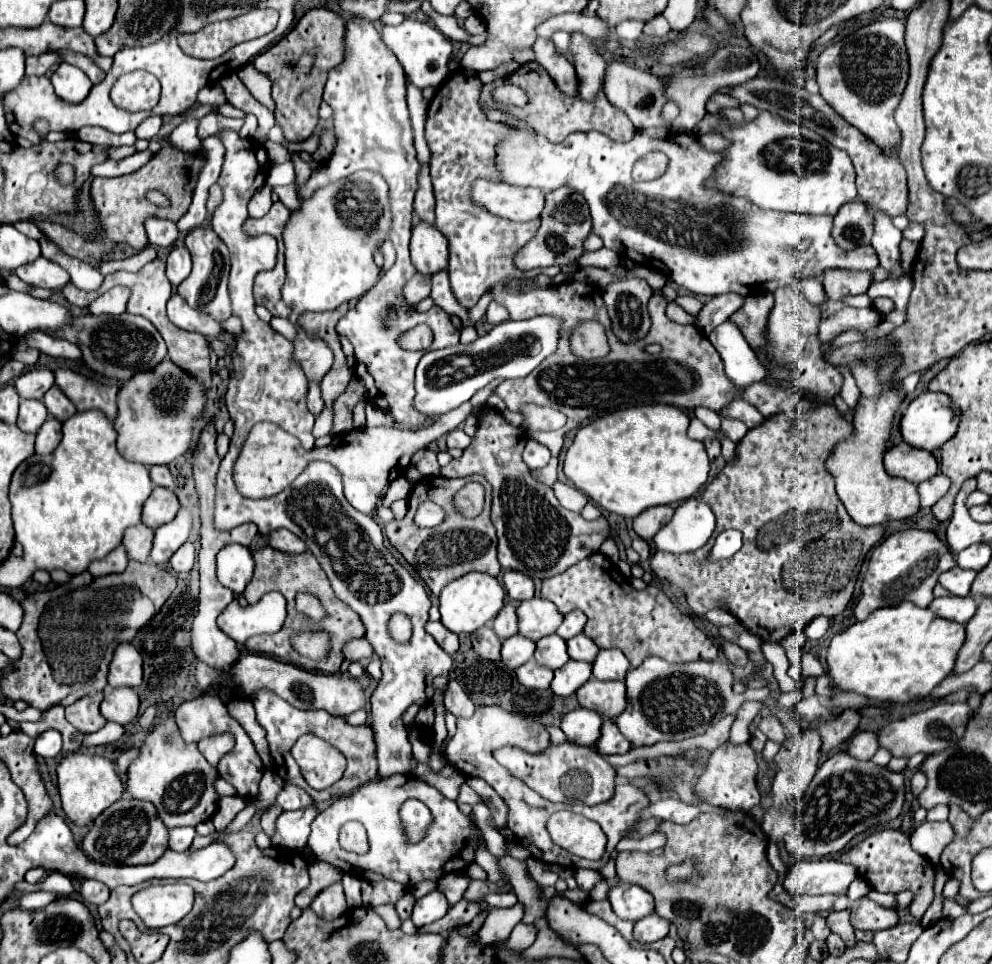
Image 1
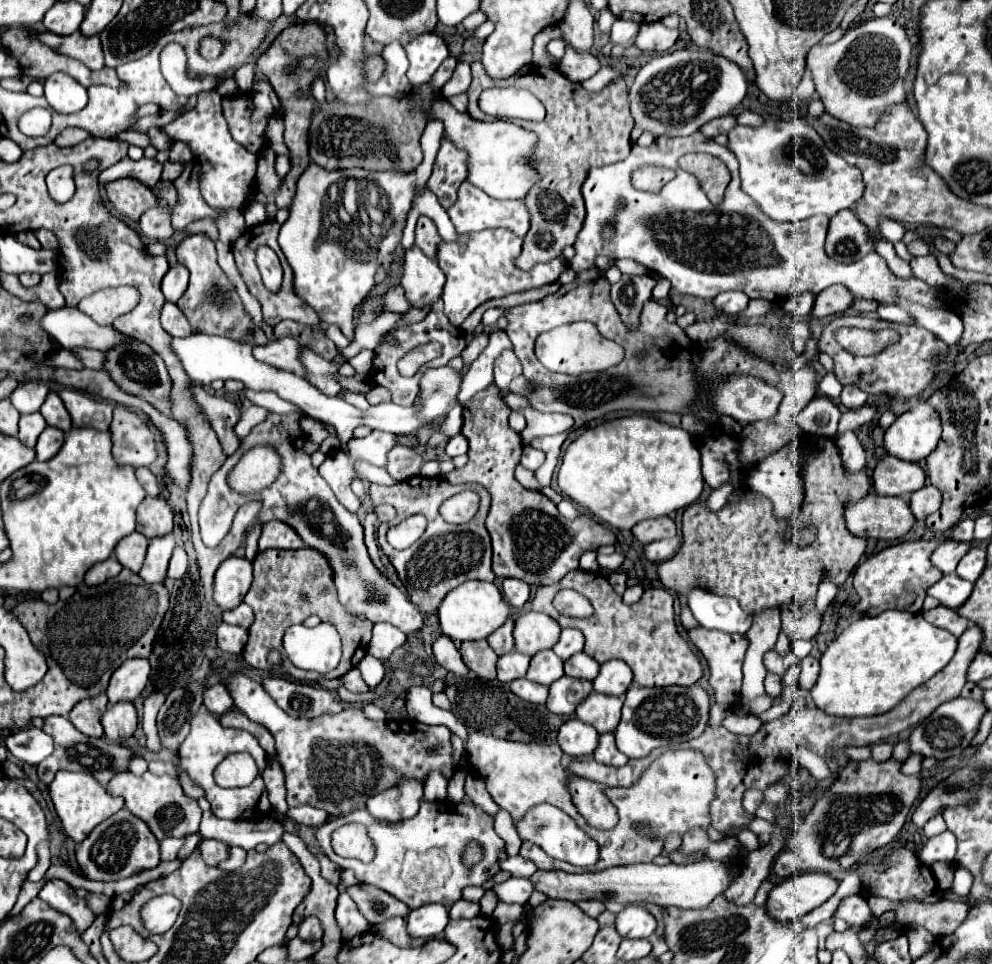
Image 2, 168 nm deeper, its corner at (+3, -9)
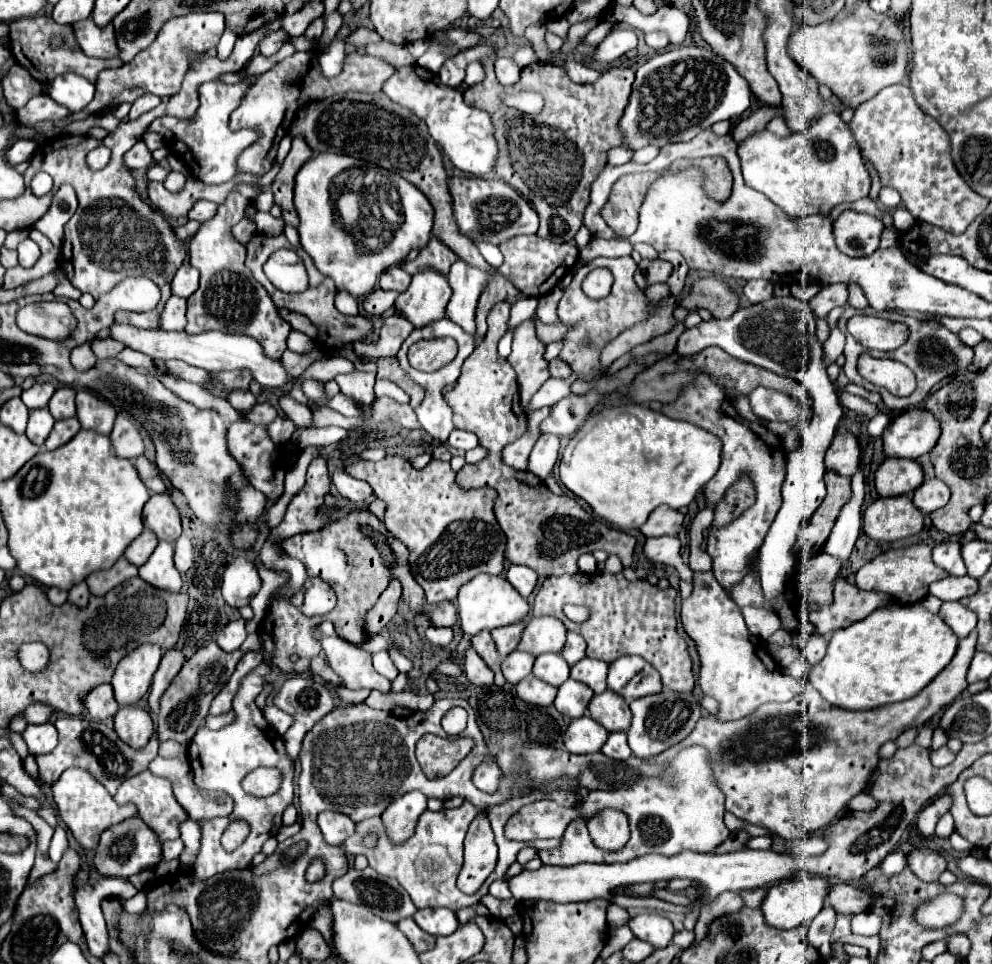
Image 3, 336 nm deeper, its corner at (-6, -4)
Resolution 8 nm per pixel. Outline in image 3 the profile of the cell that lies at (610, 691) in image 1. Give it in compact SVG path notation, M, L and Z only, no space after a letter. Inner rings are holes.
M602 692L590 700L590 716L608 732L626 732L630 728L630 708L616 692Z

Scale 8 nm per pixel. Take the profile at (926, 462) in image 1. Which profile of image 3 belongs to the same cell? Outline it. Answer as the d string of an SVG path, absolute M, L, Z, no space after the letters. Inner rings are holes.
M886 458L874 476L874 484L880 496L912 494L922 482L922 466L916 460L908 458Z

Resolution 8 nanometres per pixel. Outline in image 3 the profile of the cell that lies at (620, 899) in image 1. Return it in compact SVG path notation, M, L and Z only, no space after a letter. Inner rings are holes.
M658 912L636 914L628 920L628 926L636 938L650 942L654 948L668 946L672 942L672 936L674 936L672 922Z

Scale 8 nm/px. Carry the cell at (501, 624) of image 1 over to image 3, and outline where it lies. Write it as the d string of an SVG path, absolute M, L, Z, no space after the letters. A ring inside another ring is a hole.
M516 622L516 624L492 630L492 638L494 638L496 648L498 648L502 658L508 656L512 650L516 650L520 636L522 636L522 630L524 630L524 622Z

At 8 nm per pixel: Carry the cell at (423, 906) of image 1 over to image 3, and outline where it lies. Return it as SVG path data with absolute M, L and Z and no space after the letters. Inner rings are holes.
M442 906L418 910L414 914L414 920L424 932L428 932L432 936L446 936L446 934L452 934L458 928L456 914L448 908L442 908Z

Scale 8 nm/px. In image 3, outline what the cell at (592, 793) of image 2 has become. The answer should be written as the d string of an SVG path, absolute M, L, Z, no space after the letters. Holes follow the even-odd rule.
M612 808L596 812L588 820L588 830L594 844L604 850L620 850L630 838L626 814Z

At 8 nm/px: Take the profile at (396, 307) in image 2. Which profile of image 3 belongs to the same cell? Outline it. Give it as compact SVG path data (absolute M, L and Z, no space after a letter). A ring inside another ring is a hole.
M374 290L374 292L370 292L370 294L364 298L362 306L364 306L364 310L366 310L368 314L384 314L386 310L390 310L390 308L394 306L394 302L396 302L398 296L400 296L400 292Z

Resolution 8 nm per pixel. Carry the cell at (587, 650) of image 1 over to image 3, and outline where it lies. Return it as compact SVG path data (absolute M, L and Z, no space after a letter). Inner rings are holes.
M586 656L578 664L572 666L570 678L588 684L594 690L594 694L600 694L600 692L606 690L606 672L608 672L606 662Z

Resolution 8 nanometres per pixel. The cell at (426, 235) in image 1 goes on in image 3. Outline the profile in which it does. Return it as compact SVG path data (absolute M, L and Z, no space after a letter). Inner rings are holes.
M434 268L422 270L412 276L408 290L400 294L396 310L400 310L416 328L422 328L444 316L450 296L452 290L444 274Z

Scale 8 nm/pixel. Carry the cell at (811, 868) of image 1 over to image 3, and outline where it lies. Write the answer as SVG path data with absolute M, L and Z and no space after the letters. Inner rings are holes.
M802 874L798 878L790 878L790 880L782 880L778 884L774 884L764 902L762 902L762 912L764 912L764 920L768 926L778 928L778 930L790 930L802 924L810 924L810 920L822 910L824 902L826 902L826 888L830 888L830 882L822 876L814 876L814 874Z

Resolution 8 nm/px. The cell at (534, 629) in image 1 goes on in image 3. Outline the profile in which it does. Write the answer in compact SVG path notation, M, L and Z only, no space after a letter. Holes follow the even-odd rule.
M540 616L532 618L526 624L518 650L540 656L544 652L560 652L564 642L566 642L564 624L554 616Z

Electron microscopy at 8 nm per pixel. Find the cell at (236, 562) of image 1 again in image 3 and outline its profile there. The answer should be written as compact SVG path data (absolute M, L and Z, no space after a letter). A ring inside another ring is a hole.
M234 558L222 576L222 598L232 608L242 608L260 590L260 576L252 560Z

